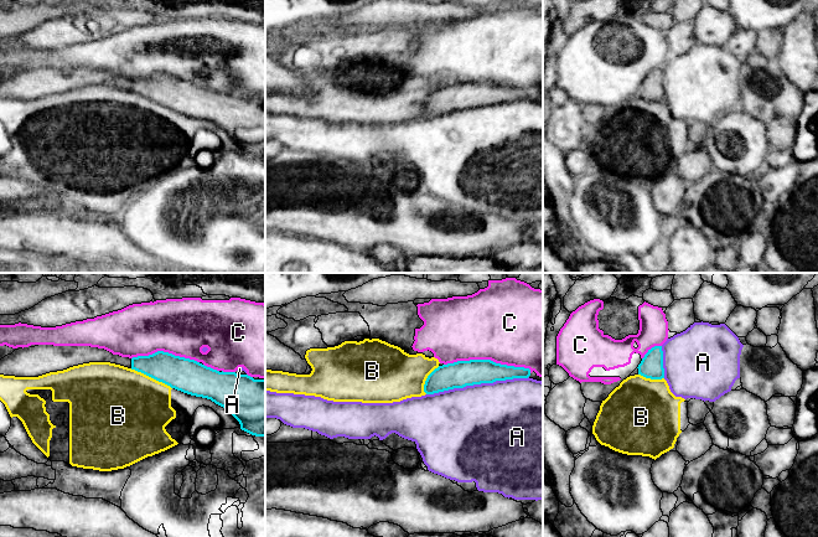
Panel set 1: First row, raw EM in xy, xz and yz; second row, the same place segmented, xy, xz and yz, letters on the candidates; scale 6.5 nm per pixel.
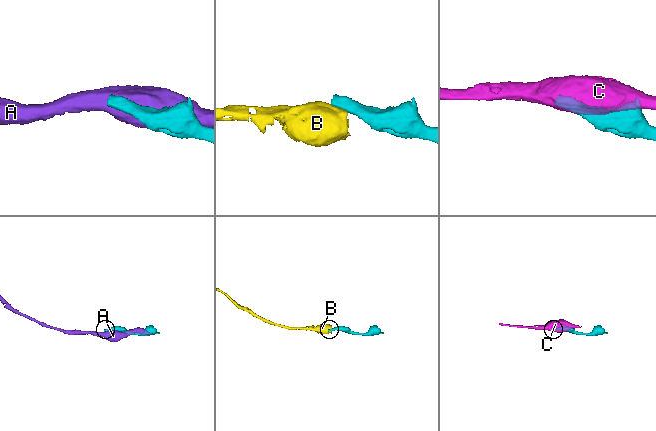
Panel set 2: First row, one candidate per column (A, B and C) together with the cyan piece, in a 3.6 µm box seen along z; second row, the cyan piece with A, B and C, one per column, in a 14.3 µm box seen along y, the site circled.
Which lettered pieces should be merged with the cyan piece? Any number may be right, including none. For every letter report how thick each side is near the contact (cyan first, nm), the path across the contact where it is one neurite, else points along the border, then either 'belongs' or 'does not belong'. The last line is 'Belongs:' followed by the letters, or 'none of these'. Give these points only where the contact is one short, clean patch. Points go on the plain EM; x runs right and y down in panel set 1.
A: 170 nm thick on the cyan side, 500 nm on the other; does not belong
B: 220 nm thick on the cyan side, 500 nm on the other; border along xy (130, 91), (161, 103), (171, 110); does not belong
C: 170 nm thick on the cyan side, 500 nm on the other; does not belong
Belongs: none of these

